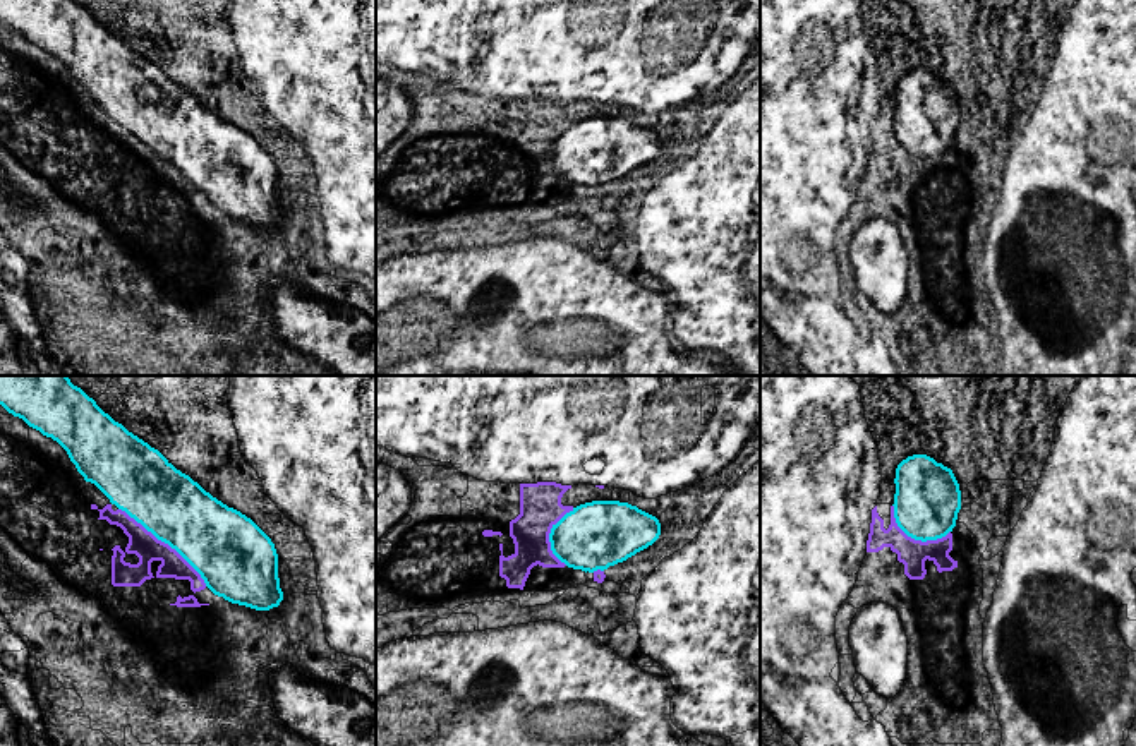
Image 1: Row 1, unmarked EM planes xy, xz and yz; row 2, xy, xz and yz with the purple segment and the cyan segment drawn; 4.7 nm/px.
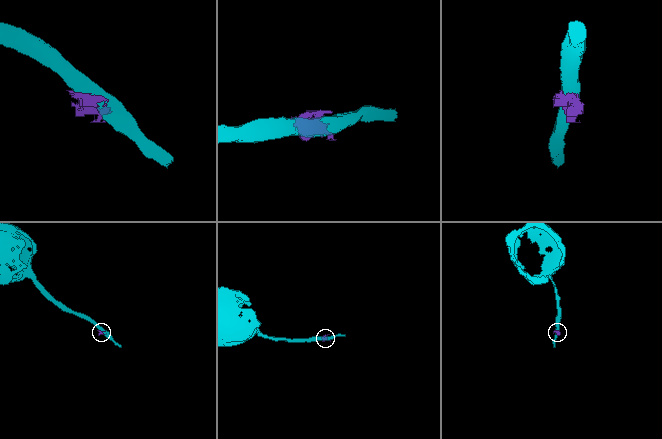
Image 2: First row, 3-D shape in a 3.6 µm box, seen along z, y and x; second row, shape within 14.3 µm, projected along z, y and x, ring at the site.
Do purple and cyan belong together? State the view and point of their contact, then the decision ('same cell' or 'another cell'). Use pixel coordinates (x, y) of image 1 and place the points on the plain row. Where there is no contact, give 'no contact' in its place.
xy (163, 158) | another cell

